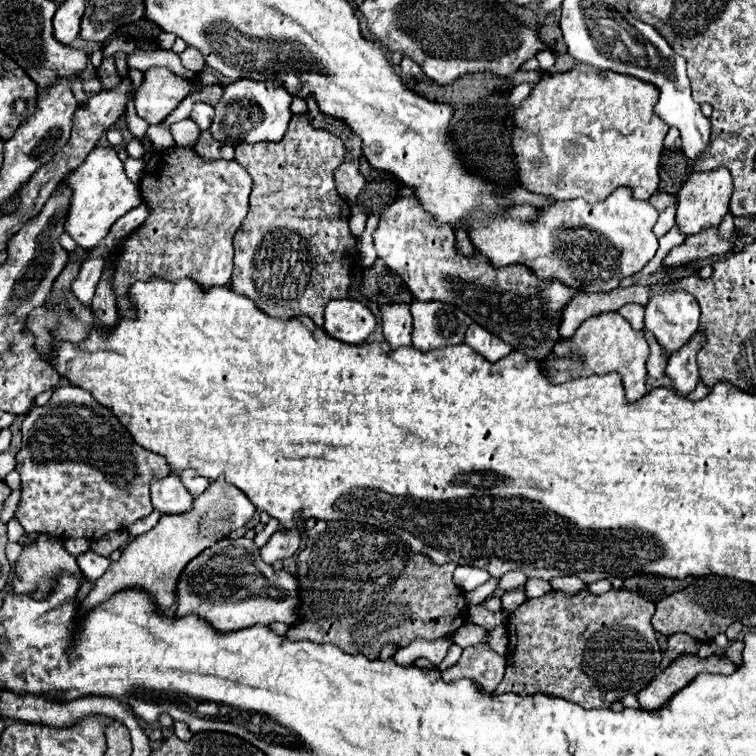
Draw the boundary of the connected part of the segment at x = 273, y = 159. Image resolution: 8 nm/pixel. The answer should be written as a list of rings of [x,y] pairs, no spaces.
[[[293,116],[291,122],[289,122],[289,128],[287,128],[287,134],[279,144],[259,142],[259,144],[239,144],[235,148],[235,160],[251,174],[255,184],[253,184],[253,192],[251,192],[249,214],[243,220],[241,228],[237,230],[235,242],[233,242],[233,246],[235,246],[235,270],[233,270],[233,278],[231,278],[231,290],[241,294],[241,296],[249,296],[253,302],[257,302],[261,312],[265,312],[267,316],[281,318],[281,320],[297,318],[297,316],[309,316],[315,322],[315,326],[323,326],[323,310],[325,310],[327,302],[333,300],[333,298],[347,298],[349,296],[349,288],[351,288],[351,276],[349,274],[351,274],[351,266],[353,266],[355,256],[357,256],[357,238],[351,234],[349,224],[347,224],[351,210],[349,210],[347,202],[337,194],[335,180],[333,180],[333,170],[343,162],[343,156],[345,156],[343,142],[327,130],[313,128],[309,124],[307,116]]]

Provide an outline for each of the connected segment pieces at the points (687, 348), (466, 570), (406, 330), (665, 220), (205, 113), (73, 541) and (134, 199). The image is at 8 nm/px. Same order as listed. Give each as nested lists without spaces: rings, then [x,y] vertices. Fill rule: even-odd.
[[[697,332],[689,344],[685,344],[679,352],[675,352],[667,362],[667,376],[673,380],[675,390],[679,394],[689,394],[695,390],[699,382],[699,370],[695,362],[697,346],[701,346],[703,336]]]
[[[457,566],[453,578],[455,578],[455,584],[459,588],[469,592],[469,590],[485,584],[489,580],[490,574],[487,570],[481,570],[481,568],[475,568],[475,566]]]
[[[385,304],[381,306],[383,336],[391,348],[411,346],[411,312],[409,304]]]
[[[669,206],[665,212],[659,214],[659,220],[657,220],[653,232],[655,232],[657,238],[661,238],[661,236],[665,236],[665,232],[669,232],[673,226],[675,226],[675,206]]]
[[[197,102],[193,106],[193,112],[191,112],[189,118],[193,118],[193,122],[199,126],[199,130],[207,130],[211,126],[211,122],[213,122],[213,116],[215,116],[213,106],[203,104],[203,102]]]
[[[69,538],[65,540],[65,548],[73,552],[73,556],[79,556],[81,552],[89,550],[89,540],[87,538]]]
[[[111,146],[93,148],[87,160],[67,176],[67,188],[71,190],[71,204],[65,220],[65,230],[79,246],[87,250],[95,248],[121,216],[141,204],[139,186],[127,178],[123,162],[117,158],[115,148]]]

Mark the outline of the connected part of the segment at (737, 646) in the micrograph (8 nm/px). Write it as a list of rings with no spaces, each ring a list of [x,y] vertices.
[[[735,640],[735,642],[731,642],[731,644],[729,644],[729,648],[725,650],[725,656],[727,656],[727,658],[731,658],[731,660],[739,666],[739,664],[743,662],[741,652],[743,652],[743,642],[741,642],[741,640]]]

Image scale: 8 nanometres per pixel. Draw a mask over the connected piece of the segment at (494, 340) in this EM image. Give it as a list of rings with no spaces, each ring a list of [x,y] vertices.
[[[475,322],[467,328],[465,344],[471,346],[477,354],[481,354],[489,362],[497,362],[497,360],[505,358],[513,350],[511,344],[505,344],[501,338],[493,336],[491,332],[487,332],[485,328],[481,328]]]

